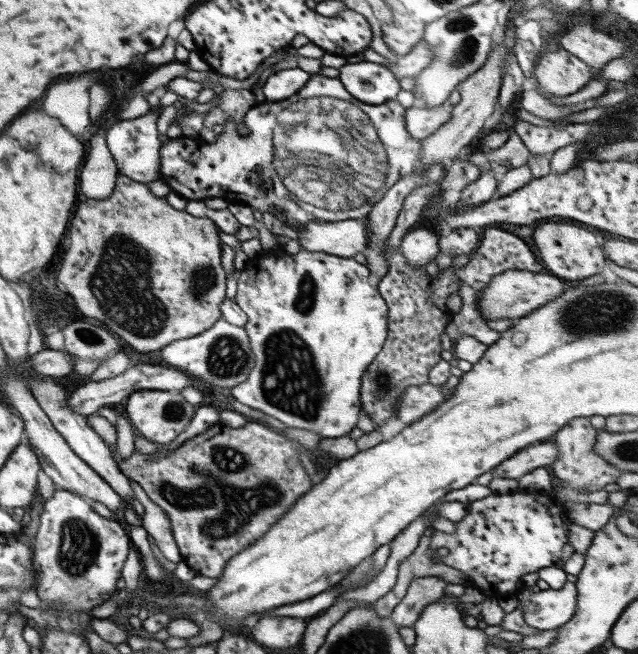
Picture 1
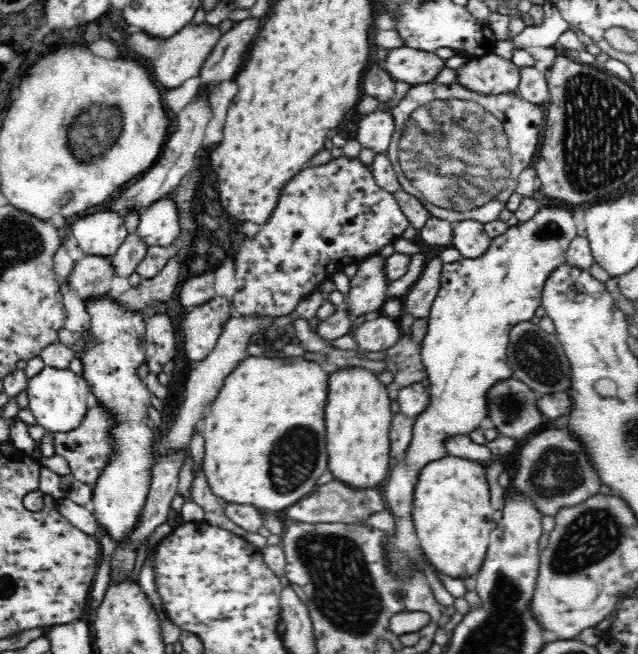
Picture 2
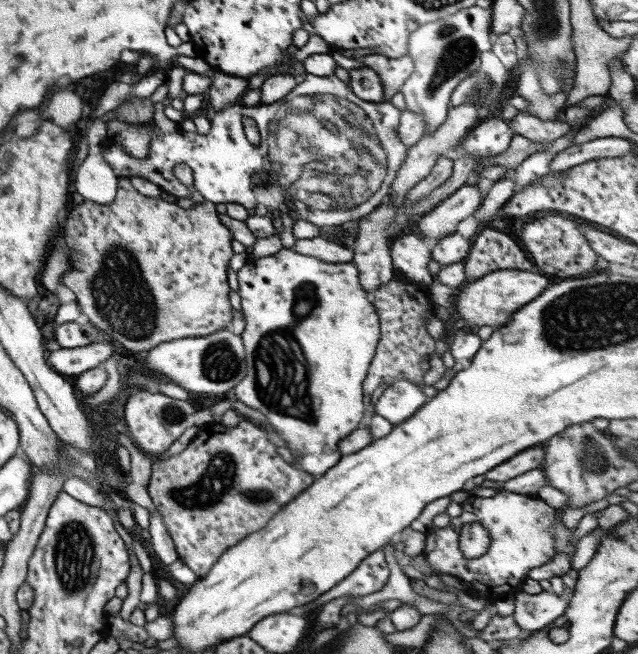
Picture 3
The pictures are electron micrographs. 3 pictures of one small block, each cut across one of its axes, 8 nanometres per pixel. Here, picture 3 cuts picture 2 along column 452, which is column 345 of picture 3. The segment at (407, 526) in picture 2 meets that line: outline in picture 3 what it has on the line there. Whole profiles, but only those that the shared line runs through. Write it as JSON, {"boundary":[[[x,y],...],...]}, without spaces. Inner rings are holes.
{"boundary":[[[280,249],[273,256],[257,258],[257,260],[247,261],[236,271],[238,284],[238,296],[240,298],[240,311],[244,316],[244,329],[240,334],[245,353],[246,373],[237,381],[236,386],[229,394],[233,399],[239,400],[241,404],[258,410],[265,416],[269,424],[276,430],[281,438],[289,444],[289,450],[297,460],[297,468],[305,471],[311,476],[323,474],[329,470],[340,458],[337,444],[351,431],[357,428],[363,409],[366,407],[365,396],[362,395],[362,382],[367,374],[369,363],[371,362],[374,350],[380,335],[379,321],[376,308],[372,303],[372,295],[359,284],[358,270],[352,262],[331,264],[321,262],[313,256],[303,256],[287,249]]]}

